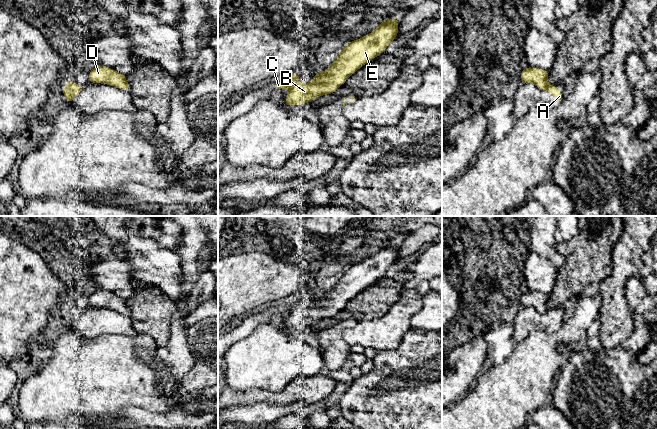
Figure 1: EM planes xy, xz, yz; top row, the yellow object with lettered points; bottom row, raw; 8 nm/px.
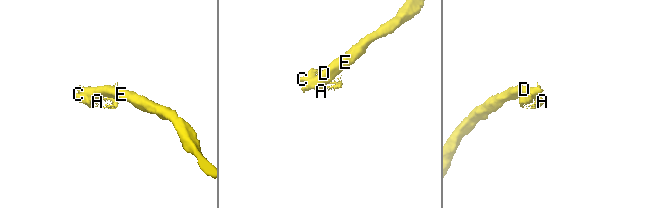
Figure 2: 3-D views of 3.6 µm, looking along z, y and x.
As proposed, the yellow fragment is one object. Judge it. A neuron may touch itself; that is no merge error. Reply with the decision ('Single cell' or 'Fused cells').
Fused cells

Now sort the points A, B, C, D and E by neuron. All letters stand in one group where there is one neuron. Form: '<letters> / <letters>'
A C / B D E

